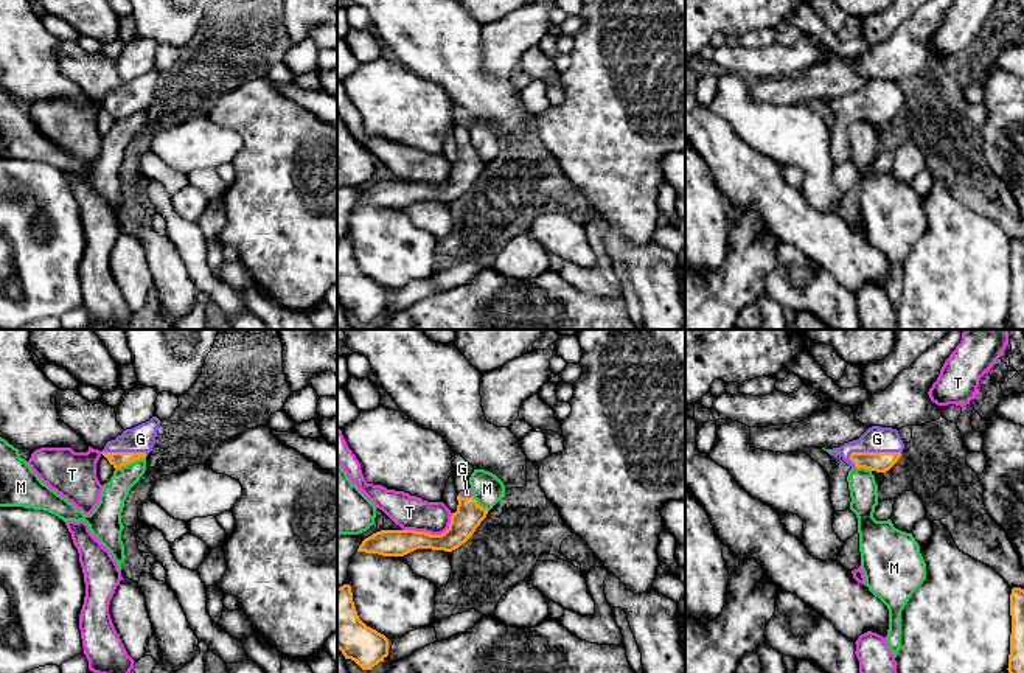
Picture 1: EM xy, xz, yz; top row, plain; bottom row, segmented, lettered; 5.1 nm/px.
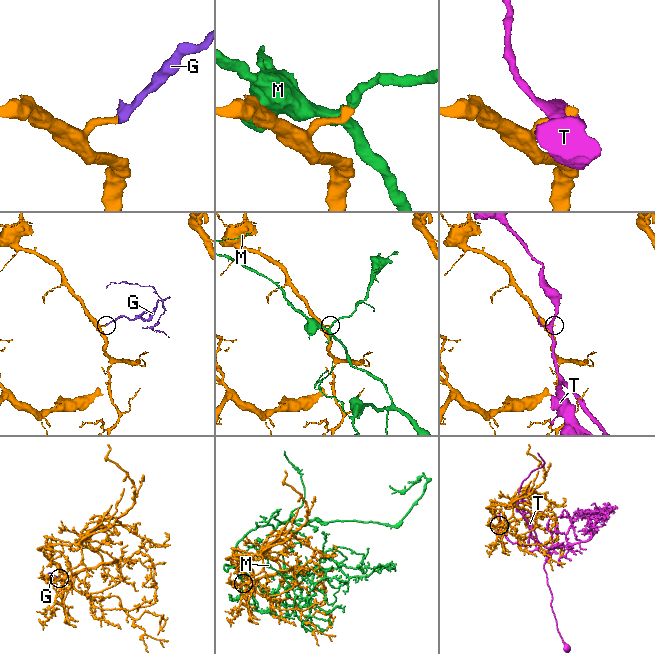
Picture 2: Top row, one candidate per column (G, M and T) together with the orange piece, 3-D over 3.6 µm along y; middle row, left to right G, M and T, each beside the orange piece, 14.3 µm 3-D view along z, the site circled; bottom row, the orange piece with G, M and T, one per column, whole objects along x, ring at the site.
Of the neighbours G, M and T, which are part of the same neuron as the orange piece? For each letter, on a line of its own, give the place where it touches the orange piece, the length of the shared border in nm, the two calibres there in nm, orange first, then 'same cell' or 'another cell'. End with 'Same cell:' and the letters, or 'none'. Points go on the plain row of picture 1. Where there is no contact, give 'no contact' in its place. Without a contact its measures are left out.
G: meets orange in yz at (872, 104); contact 280 nm long; 110 nm thick on the orange side, 140 nm on the other; same cell
M: meets orange in xy at (129, 114); contact 180 nm long; 80 nm thick on the orange side, 130 nm on the other; another cell
T: meets orange in xz at (432, 187); contact 280 nm long; 140 nm thick on the orange side, 180 nm on the other; another cell
Same cell: G

